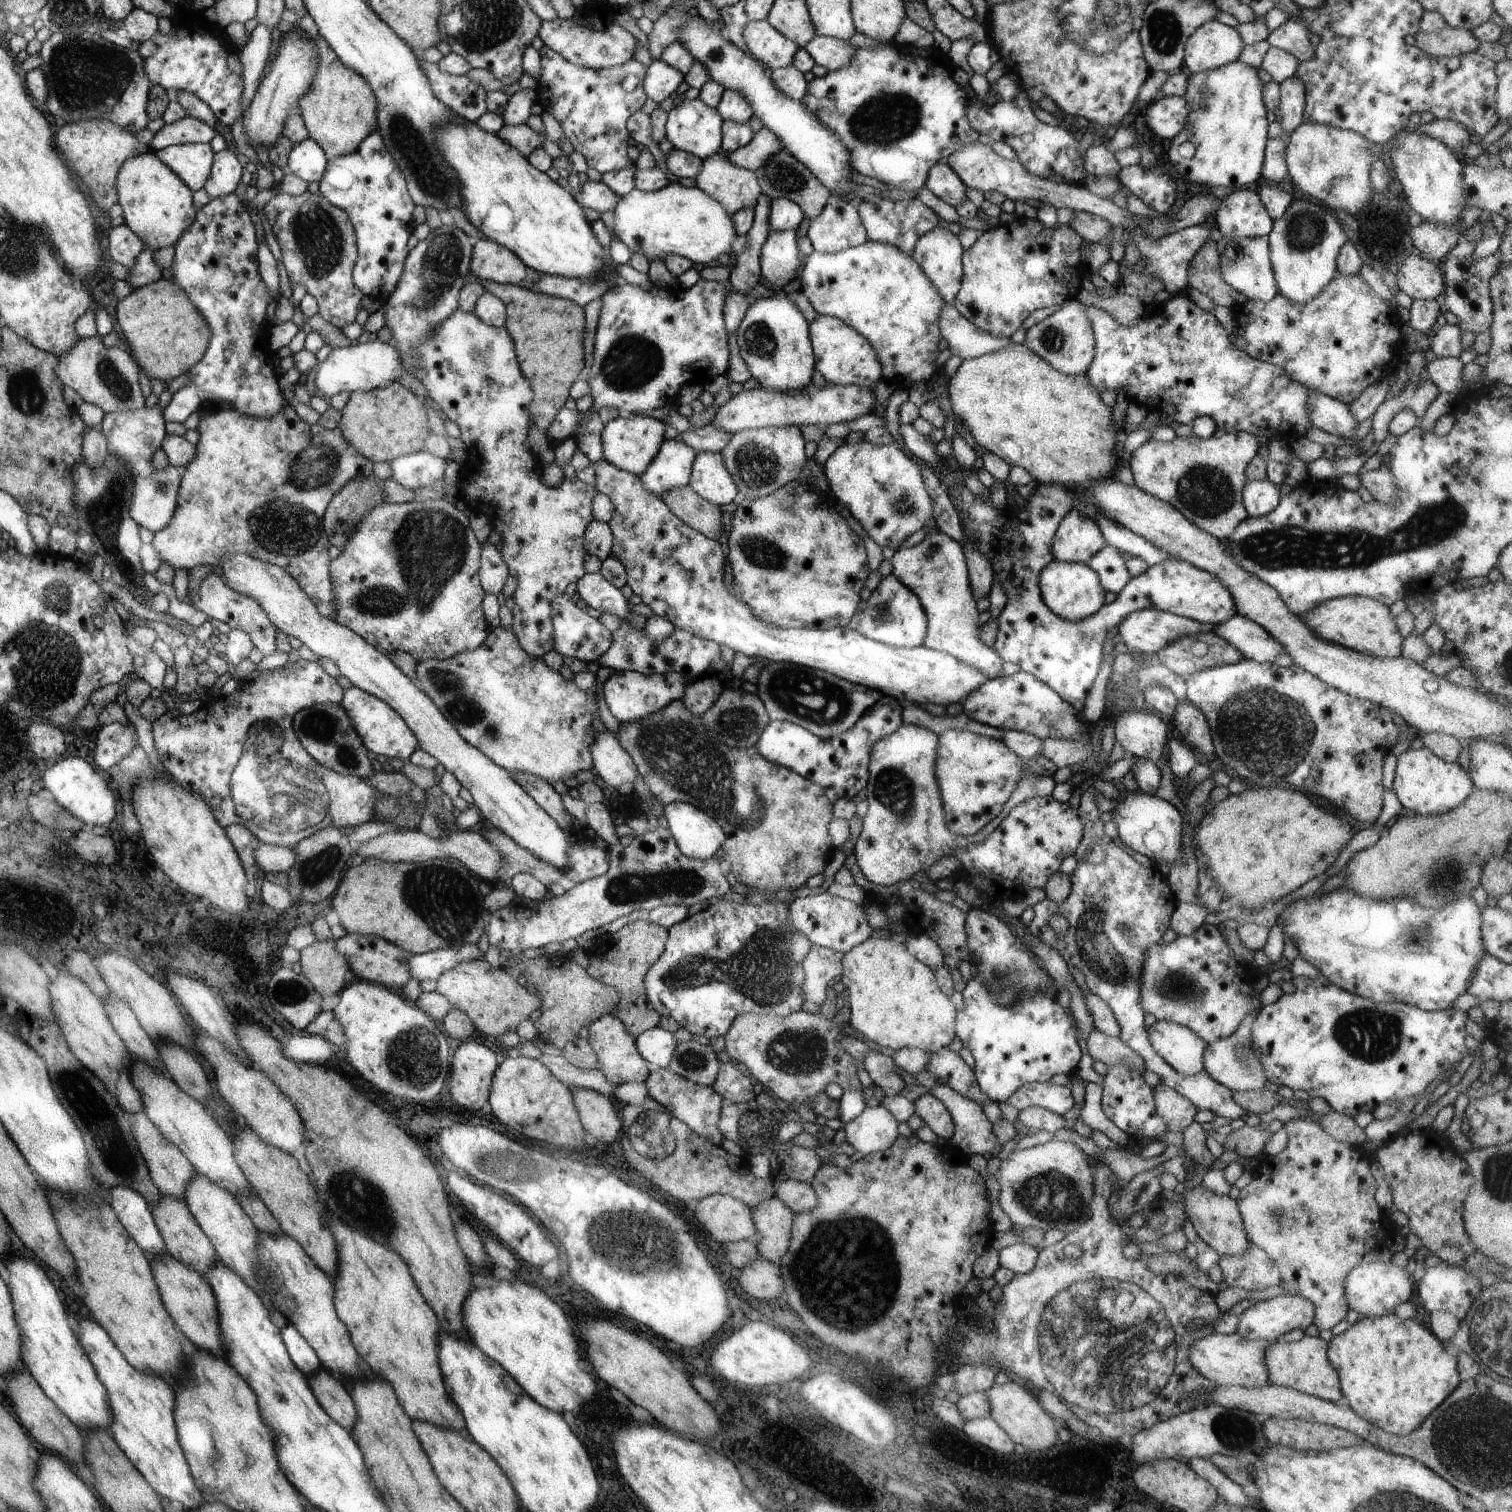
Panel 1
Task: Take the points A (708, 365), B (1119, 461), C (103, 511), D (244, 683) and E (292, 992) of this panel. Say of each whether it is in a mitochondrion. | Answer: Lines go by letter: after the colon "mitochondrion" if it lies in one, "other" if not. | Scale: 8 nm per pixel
A: other
B: other
C: mitochondrion
D: other
E: mitochondrion

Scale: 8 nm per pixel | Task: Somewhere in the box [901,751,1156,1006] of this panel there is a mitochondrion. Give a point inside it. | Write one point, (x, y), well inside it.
(1098, 954)

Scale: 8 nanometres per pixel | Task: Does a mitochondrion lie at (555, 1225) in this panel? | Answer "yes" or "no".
no

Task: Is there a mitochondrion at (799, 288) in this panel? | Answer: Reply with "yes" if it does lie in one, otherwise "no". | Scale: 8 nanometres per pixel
no

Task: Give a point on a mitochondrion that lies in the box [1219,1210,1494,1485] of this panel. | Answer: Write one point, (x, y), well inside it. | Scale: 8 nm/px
(1453, 1431)

